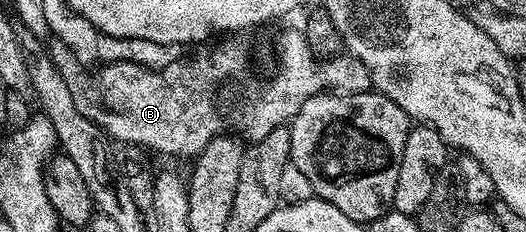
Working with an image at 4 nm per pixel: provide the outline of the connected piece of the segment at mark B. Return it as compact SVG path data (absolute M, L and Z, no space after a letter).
M301 29L286 30L278 38L278 67L274 70L274 75L263 84L258 90L258 82L254 79L254 74L250 71L250 50L242 42L222 42L226 40L214 40L209 44L203 45L195 52L191 58L186 56L179 56L172 64L168 64L162 70L149 70L147 66L141 66L135 62L107 62L99 65L98 71L94 71L87 63L76 60L76 52L72 52L72 48L68 48L68 44L64 44L64 40L54 38L49 43L48 49L50 52L50 59L52 64L56 64L56 72L60 72L60 76L64 76L64 80L68 84L68 92L72 92L72 101L76 103L76 108L80 108L80 112L84 112L84 116L88 116L88 120L92 120L101 128L111 139L114 138L118 142L131 142L134 146L147 146L150 150L159 150L162 154L175 154L178 158L193 159L204 148L208 148L208 144L213 138L221 138L227 132L238 132L234 130L242 130L241 137L250 142L259 142L264 140L264 136L268 136L268 132L272 132L272 128L280 128L293 122L294 117L300 112L300 108L304 104L304 100L308 100L317 94L324 94L327 92L341 92L343 94L357 94L365 91L368 86L368 75L364 64L360 64L360 60L351 58L349 54L343 52L332 58L318 58L310 48L306 35Z

